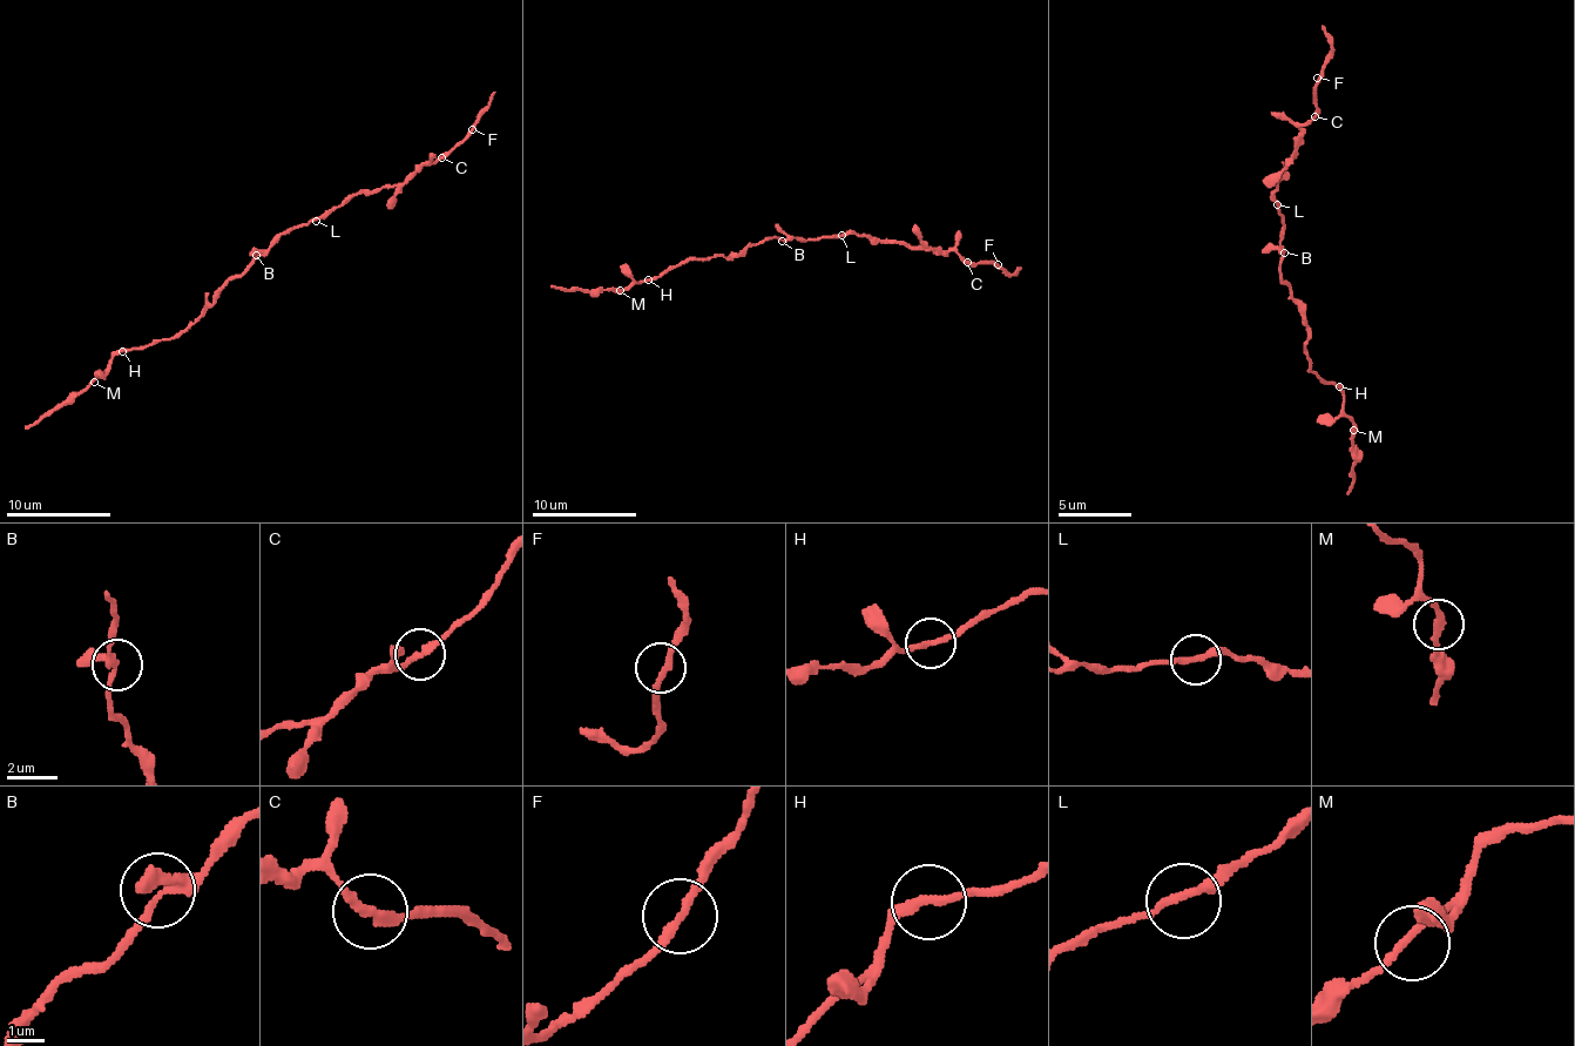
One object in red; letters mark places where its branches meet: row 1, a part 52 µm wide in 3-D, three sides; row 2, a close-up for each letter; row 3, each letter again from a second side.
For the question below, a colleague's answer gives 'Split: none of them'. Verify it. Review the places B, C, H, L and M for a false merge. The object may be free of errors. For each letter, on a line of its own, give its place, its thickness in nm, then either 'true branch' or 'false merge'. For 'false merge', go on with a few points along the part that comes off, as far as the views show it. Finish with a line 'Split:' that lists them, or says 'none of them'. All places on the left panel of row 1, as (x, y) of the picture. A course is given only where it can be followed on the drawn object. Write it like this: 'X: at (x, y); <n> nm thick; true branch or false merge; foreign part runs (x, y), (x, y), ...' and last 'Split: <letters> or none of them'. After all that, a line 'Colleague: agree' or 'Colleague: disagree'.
B: at (256, 255); 200 nm thick; true branch
C: at (441, 157); 240 nm thick; true branch
H: at (122, 351); 220 nm thick; true branch
L: at (316, 221); 240 nm thick; true branch
M: at (94, 382); 240 nm thick; true branch
Split: none of them
Colleague: agree

